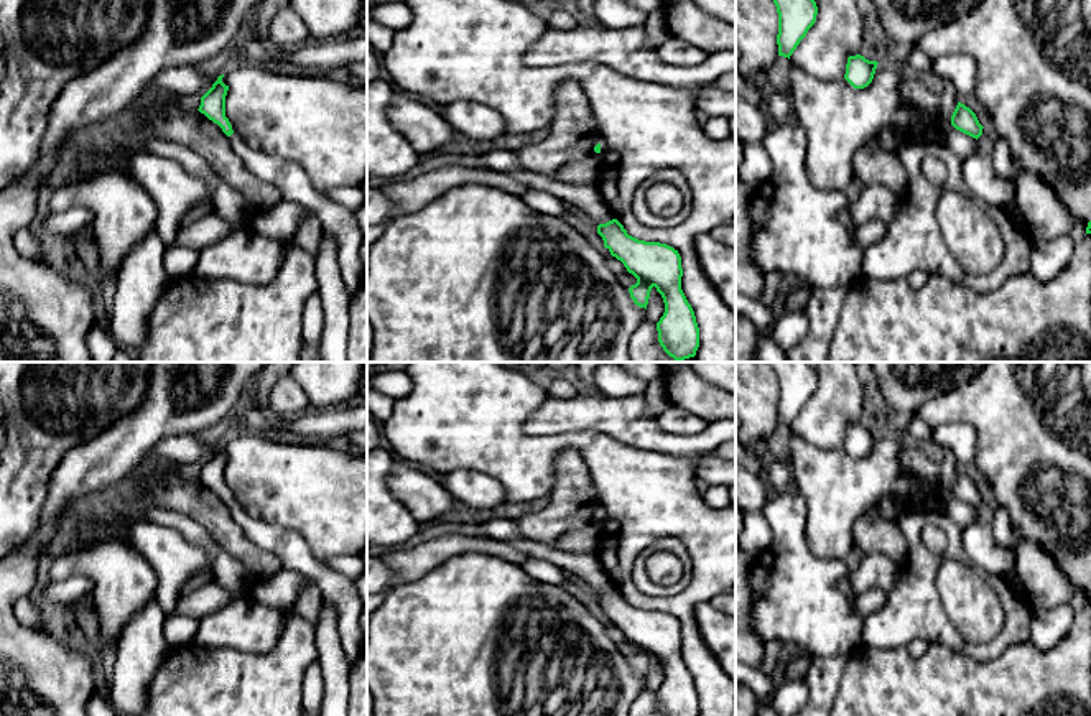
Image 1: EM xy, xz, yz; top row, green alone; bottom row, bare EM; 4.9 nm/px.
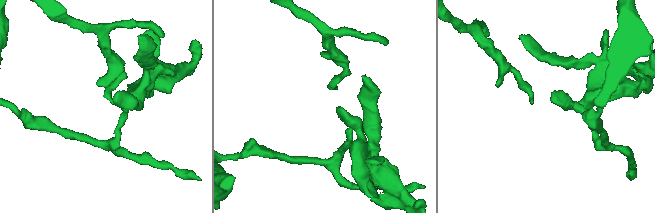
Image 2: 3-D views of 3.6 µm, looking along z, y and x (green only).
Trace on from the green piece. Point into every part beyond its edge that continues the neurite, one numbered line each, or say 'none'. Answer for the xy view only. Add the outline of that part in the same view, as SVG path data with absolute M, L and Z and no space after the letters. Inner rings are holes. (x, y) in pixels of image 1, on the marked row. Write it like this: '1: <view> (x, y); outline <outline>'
1: xy (288, 178); outline M235 133L230 135L230 145L245 168L262 181L273 184L285 201L301 204L319 217L323 230L337 240L341 277L346 291L352 296L367 272L359 258L364 237L357 224L355 211L321 196L299 165L260 153L247 146Z

